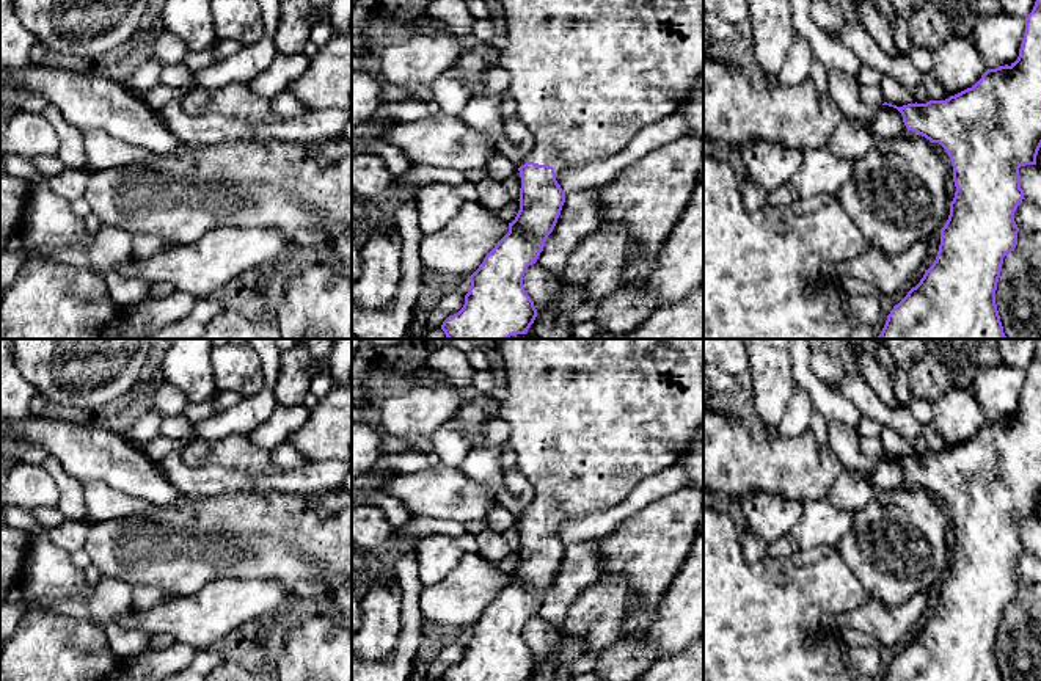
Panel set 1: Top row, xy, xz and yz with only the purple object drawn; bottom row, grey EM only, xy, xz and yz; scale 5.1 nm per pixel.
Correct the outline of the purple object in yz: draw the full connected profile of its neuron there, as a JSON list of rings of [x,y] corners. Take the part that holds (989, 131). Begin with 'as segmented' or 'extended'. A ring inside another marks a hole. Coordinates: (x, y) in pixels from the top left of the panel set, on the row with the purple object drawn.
as segmented; [[[1041,0],[1035,2],[1032,13],[1025,17],[1019,56],[1010,66],[988,69],[972,88],[945,100],[915,102],[903,107],[887,102],[882,105],[897,108],[908,130],[931,143],[939,143],[945,149],[952,160],[956,191],[950,202],[948,220],[941,229],[936,260],[925,270],[920,282],[893,306],[876,339],[1006,339],[995,304],[995,290],[1003,257],[1017,245],[1019,228],[1014,212],[1025,199],[1019,168],[1036,165],[1041,147]]]

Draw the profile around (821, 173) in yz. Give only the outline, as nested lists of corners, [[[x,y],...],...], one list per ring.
[[[827,146],[804,151],[804,162],[791,179],[799,199],[835,196],[853,177],[853,162],[838,158]]]

